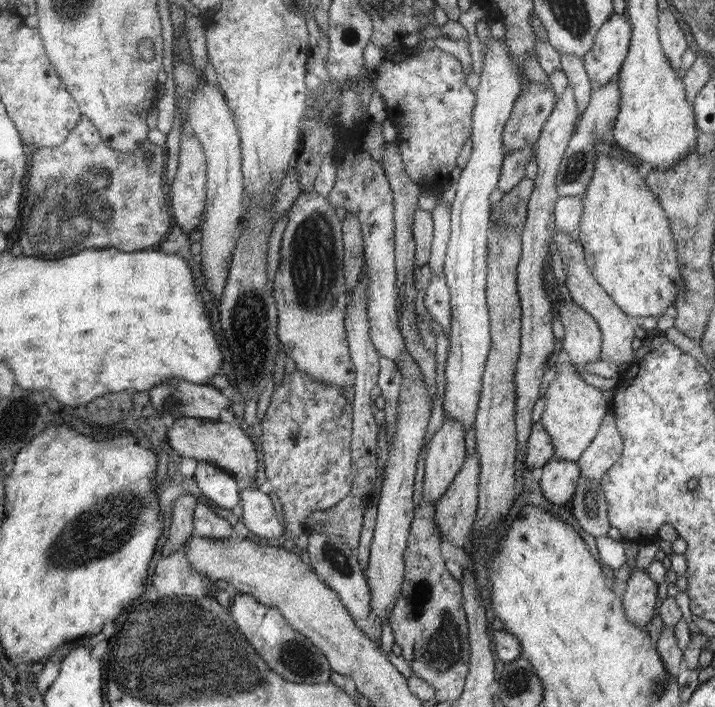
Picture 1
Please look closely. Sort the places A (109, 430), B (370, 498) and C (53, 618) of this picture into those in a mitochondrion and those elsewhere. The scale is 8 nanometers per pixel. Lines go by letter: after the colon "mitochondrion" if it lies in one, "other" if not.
A: other
B: other
C: other

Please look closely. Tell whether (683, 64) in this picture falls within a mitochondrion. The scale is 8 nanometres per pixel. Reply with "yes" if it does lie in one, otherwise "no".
no

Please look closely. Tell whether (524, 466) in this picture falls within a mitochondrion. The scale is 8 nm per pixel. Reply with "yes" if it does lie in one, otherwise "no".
no

